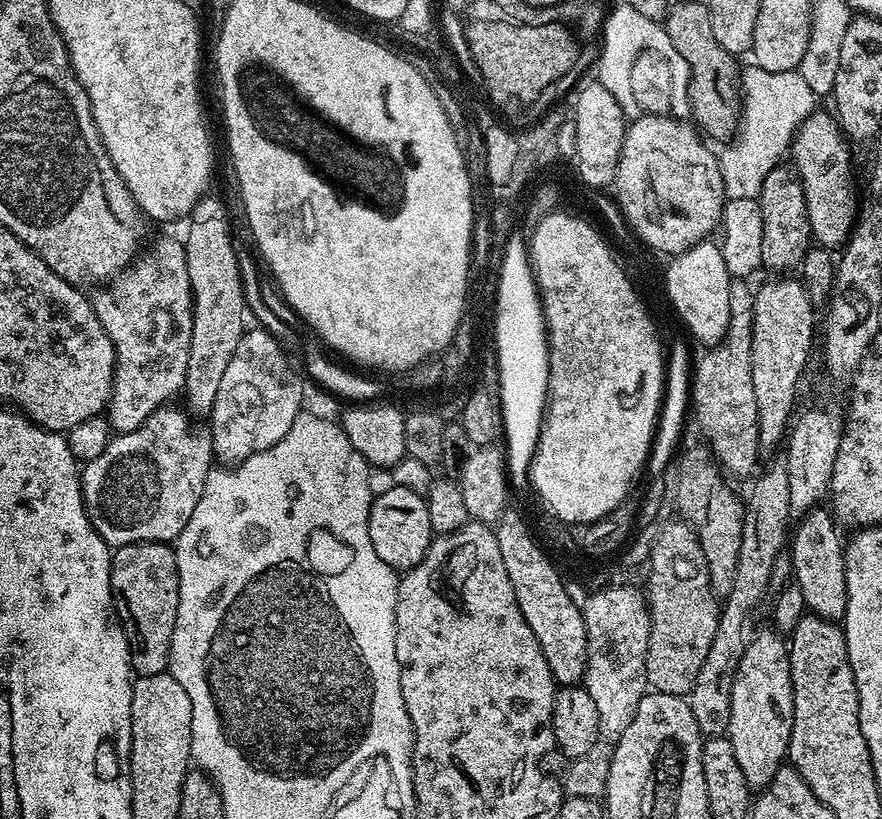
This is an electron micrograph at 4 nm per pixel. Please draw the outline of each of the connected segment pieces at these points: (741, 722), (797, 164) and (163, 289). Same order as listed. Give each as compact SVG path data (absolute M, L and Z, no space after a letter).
M771 627L751 633L737 673L734 674L733 693L730 694L730 720L727 730L734 758L746 774L749 789L763 790L785 763L792 737L794 694L790 678L788 644L780 632Z
M815 110L802 122L794 133L790 147L791 167L800 178L800 185L806 194L806 210L808 221L812 227L812 239L817 245L829 250L843 245L847 241L858 217L858 200L856 204L856 192L852 189L852 152L849 141L841 132L840 124L831 111L822 112Z
M164 236L161 240L156 240L152 244L149 252L141 251L136 259L128 265L124 271L113 276L110 283L92 300L92 309L98 314L98 322L102 322L102 326L106 330L106 334L110 338L110 342L116 351L116 377L112 379L112 396L108 399L106 409L106 419L117 433L129 432L138 426L142 426L142 422L146 417L155 411L156 408L165 407L169 403L171 396L178 397L184 391L184 376L187 374L187 362L190 357L191 344L191 326L194 324L192 317L192 290L190 284L190 276L187 273L187 256L183 243L179 239L175 240L172 236Z

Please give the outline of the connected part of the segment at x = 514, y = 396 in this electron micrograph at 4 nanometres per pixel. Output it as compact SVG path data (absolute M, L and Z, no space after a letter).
M512 237L506 241L502 253L507 257L504 264L503 283L496 288L496 364L500 367L500 411L504 413L503 439L508 439L506 447L506 471L513 489L528 488L532 456L536 453L536 443L540 440L540 430L546 415L548 399L548 334L544 323L544 310L536 277L530 263L530 248L525 237Z

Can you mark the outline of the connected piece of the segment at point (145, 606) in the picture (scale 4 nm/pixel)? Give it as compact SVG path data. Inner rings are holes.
M164 542L119 545L112 554L110 586L120 625L123 626L128 639L128 655L132 658L133 673L136 676L149 676L165 671L170 658L170 642L174 638L174 626L178 618L178 570L175 551Z

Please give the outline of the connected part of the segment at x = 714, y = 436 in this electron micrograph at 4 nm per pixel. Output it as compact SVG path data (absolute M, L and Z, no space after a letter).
M733 279L730 286L730 322L723 338L711 345L694 364L691 377L690 404L704 431L707 447L717 464L729 477L753 475L758 453L758 402L754 398L754 378L750 366L752 331L754 330L753 289L747 279Z

